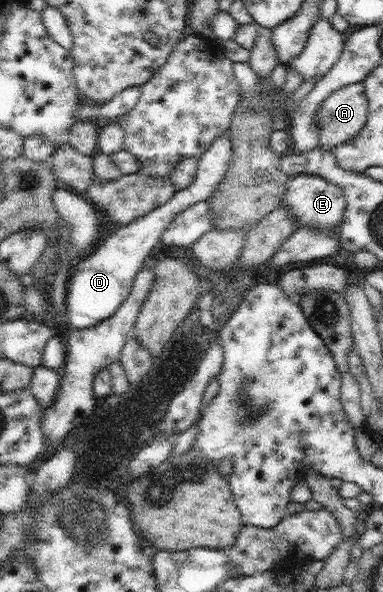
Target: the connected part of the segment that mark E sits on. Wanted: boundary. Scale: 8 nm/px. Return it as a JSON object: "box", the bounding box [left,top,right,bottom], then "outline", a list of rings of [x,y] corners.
{"box":[281,172,346,229],"outline":[[[303,172],[292,176],[285,190],[281,206],[287,207],[287,211],[295,217],[299,227],[309,225],[311,228],[331,229],[342,223],[346,199],[339,185],[329,182],[322,176]]]}

